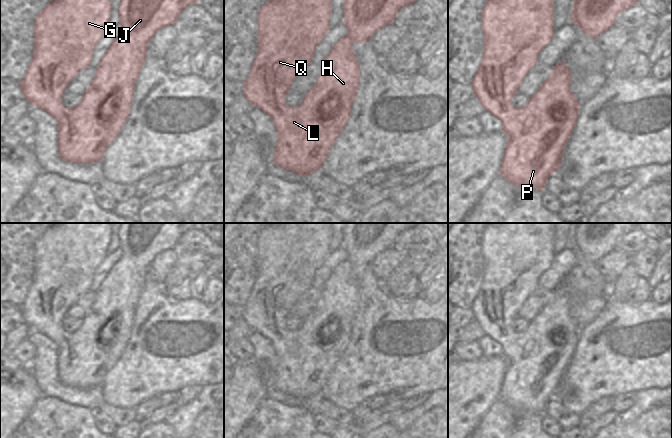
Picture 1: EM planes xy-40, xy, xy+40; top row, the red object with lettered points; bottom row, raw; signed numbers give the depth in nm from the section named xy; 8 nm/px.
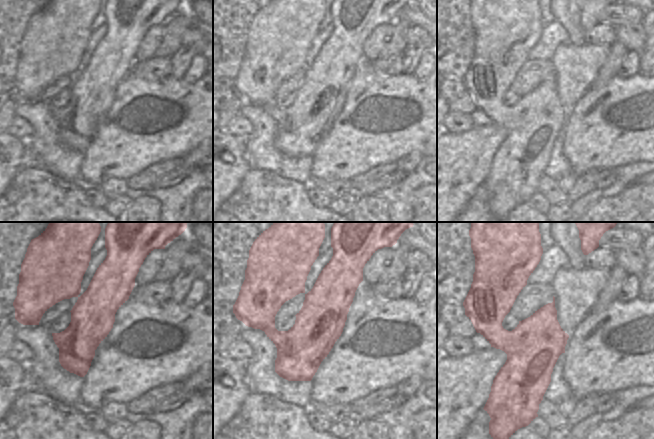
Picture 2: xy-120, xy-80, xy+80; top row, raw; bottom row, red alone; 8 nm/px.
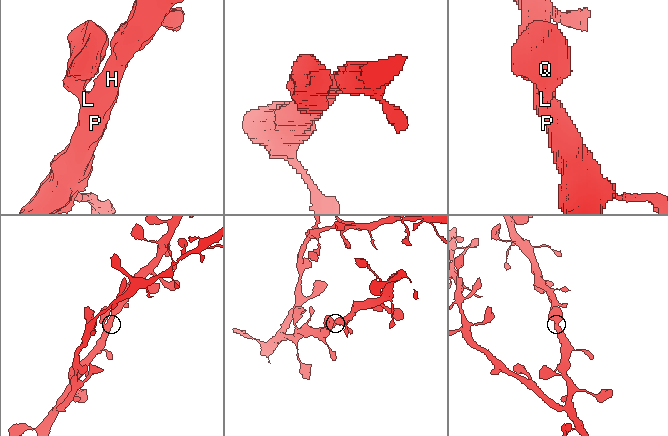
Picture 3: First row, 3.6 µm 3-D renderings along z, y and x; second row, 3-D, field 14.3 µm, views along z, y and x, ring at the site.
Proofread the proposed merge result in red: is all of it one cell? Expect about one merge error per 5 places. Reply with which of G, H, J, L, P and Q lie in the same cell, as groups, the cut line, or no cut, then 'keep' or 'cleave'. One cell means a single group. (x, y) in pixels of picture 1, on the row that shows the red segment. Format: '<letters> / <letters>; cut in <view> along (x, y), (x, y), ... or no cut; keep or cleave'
G H J L P Q; no cut; keep

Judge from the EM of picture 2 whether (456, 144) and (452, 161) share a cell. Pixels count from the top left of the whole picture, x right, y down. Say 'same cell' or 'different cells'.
same cell

